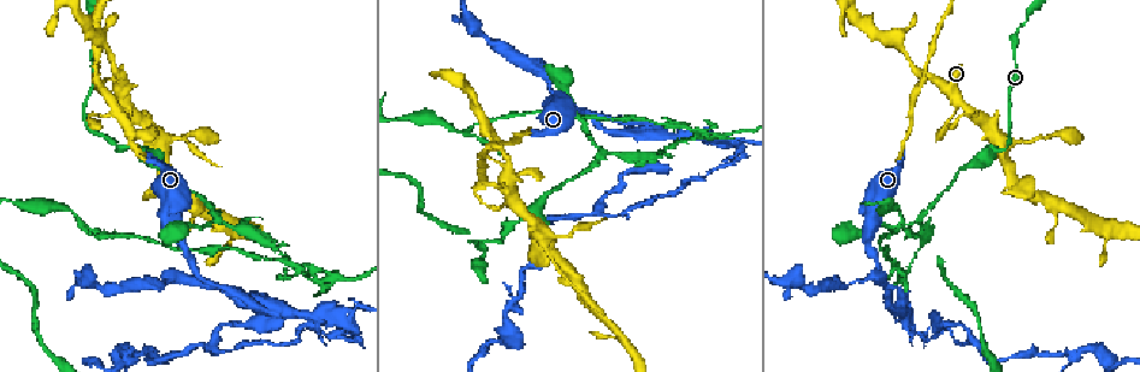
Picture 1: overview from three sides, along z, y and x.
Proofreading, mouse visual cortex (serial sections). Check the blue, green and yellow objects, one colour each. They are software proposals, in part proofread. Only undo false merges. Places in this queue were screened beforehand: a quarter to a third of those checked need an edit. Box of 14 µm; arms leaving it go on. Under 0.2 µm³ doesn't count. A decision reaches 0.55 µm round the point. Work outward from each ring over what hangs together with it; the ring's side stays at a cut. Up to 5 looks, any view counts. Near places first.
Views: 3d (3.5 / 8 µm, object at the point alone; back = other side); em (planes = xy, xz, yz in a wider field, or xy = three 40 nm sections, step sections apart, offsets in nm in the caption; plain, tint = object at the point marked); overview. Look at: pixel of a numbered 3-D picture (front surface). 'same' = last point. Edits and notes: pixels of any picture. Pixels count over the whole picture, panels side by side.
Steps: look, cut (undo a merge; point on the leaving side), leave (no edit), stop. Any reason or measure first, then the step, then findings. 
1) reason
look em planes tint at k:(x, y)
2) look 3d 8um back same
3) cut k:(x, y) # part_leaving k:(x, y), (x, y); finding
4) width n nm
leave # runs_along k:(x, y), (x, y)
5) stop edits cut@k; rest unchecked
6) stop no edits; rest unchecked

three arms meet
look em xy step 2 tint at 1:(585, 113)

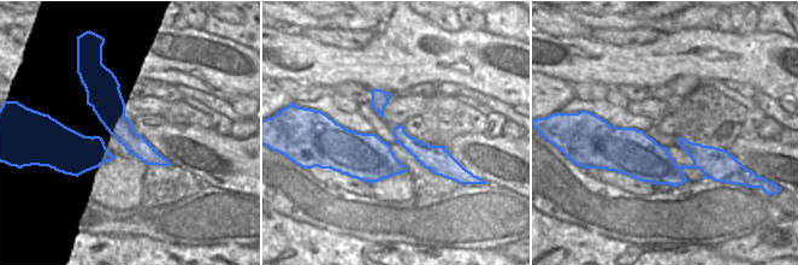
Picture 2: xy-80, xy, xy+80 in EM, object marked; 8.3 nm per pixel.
look 3d 3.5um back same

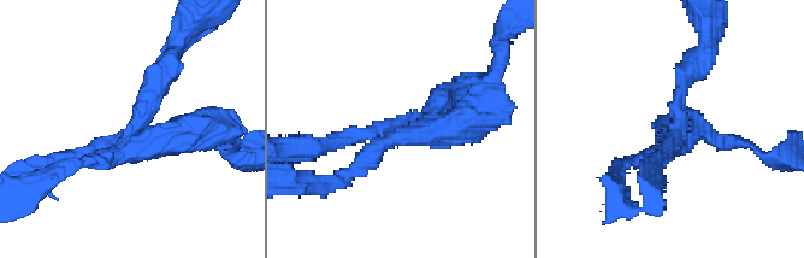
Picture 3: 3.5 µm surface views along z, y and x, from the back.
width 300 nm
leave # runs_along 3:(170, 60), (137, 123), (86, 160); all the same cell

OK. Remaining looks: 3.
arms part here
look 3d 3.5um at 1:(218, 216)

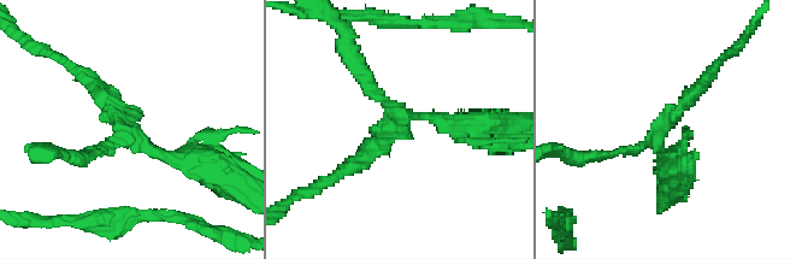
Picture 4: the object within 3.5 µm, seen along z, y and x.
arms 3; arm_widths 150, 200, 200 nm; now the EM
look em xy step 5 tint at 4:(397, 114)

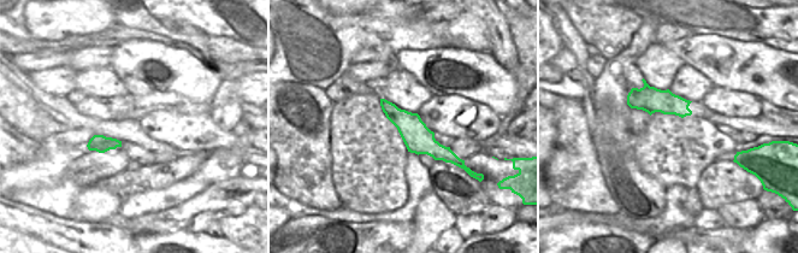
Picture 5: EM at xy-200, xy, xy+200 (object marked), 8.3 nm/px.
leave # runs_along 4:(87, 77), (135, 141), (199, 159); one cell here

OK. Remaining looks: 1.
stop no edits; rest unchecked

